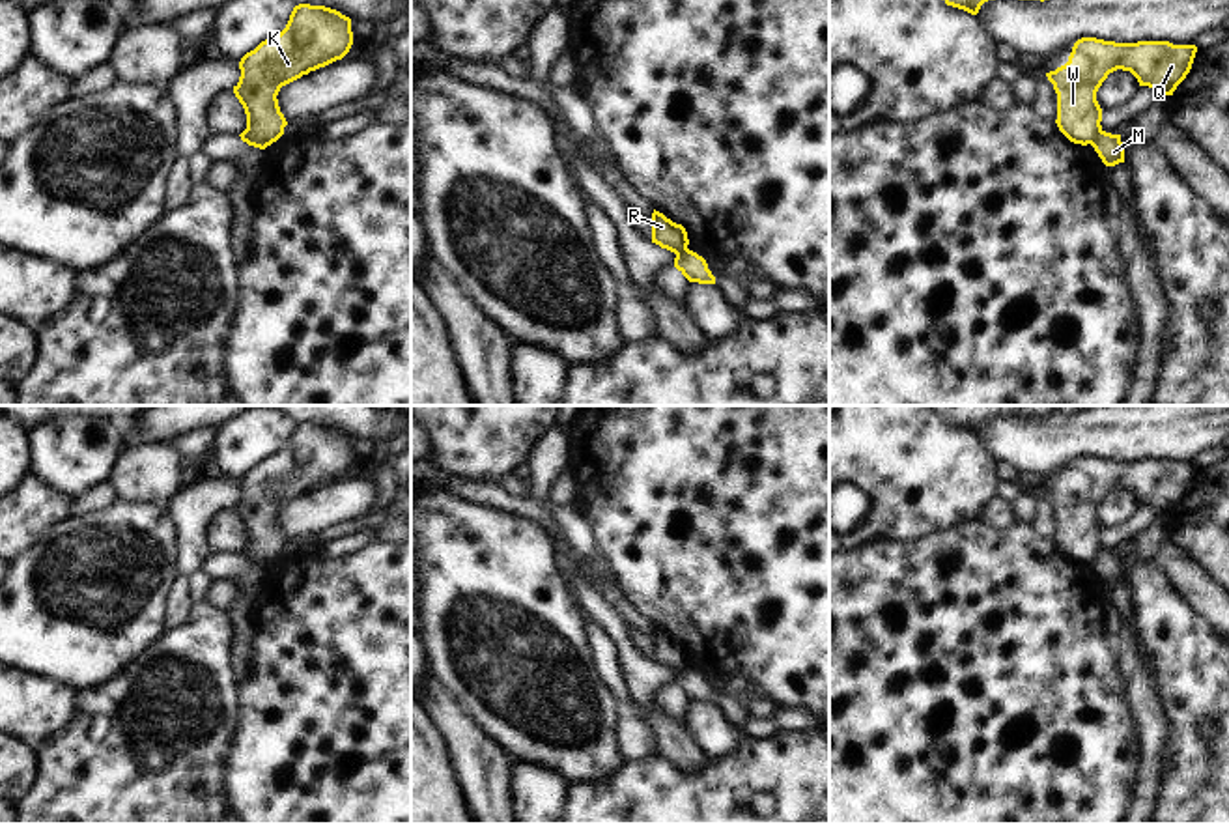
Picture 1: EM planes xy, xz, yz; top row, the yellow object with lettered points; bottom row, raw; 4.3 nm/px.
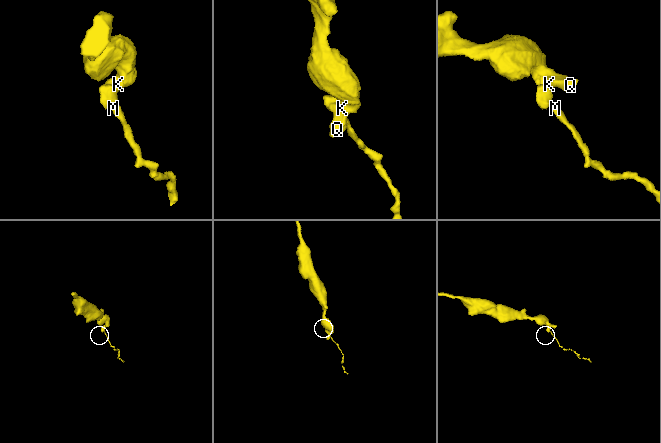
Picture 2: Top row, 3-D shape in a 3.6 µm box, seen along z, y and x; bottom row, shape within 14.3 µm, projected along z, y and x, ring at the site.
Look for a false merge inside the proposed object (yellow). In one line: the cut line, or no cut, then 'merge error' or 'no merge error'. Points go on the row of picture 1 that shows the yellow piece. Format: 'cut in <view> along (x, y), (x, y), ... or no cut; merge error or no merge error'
cut in yz along (1101, 129), (1091, 144); merge error

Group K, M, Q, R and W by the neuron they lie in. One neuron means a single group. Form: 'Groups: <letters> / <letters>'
Groups: K Q R W / M

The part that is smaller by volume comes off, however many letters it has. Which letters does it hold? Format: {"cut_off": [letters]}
{"cut_off": ["M"]}

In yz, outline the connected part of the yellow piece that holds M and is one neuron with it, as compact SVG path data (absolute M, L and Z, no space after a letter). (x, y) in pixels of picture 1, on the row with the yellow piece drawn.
M1100 131L1091 146L1106 166L1124 163L1124 146L1121 142L1121 135Z

